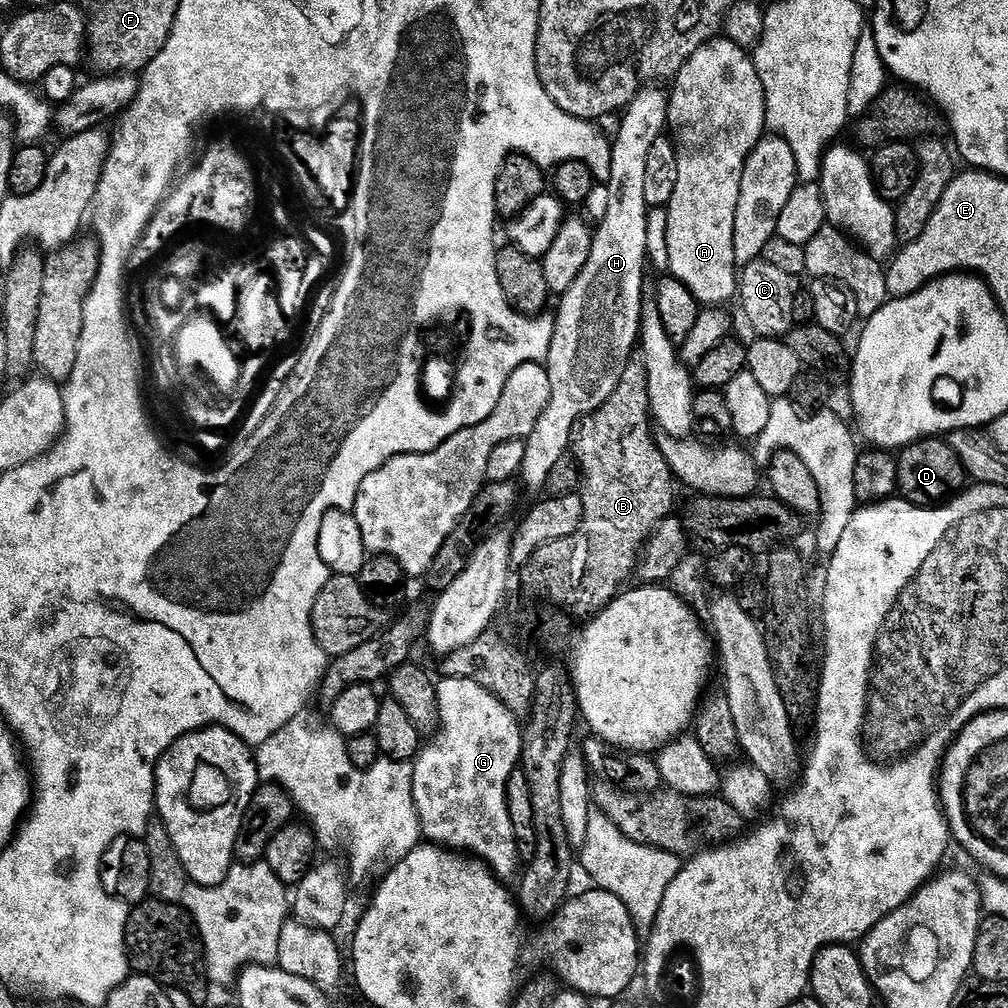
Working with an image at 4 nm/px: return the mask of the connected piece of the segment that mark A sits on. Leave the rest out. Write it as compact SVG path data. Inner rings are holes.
M717 38L703 44L671 84L668 128L678 154L678 183L666 209L667 271L688 287L697 304L724 306L738 292L734 218L742 174L750 154L766 136L762 78L749 49Z

